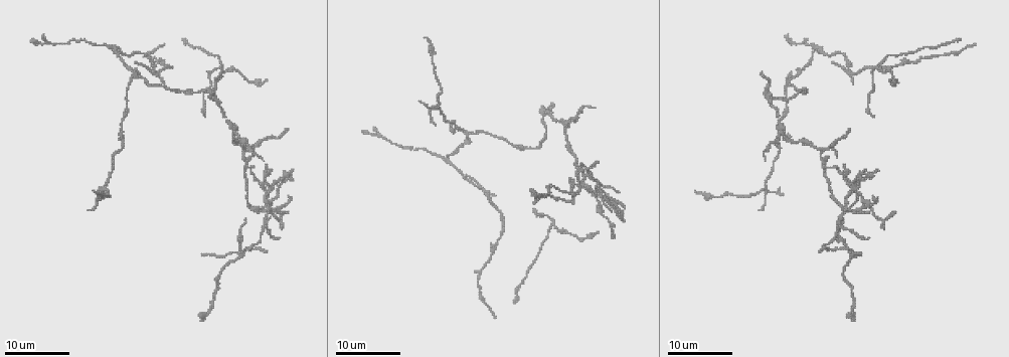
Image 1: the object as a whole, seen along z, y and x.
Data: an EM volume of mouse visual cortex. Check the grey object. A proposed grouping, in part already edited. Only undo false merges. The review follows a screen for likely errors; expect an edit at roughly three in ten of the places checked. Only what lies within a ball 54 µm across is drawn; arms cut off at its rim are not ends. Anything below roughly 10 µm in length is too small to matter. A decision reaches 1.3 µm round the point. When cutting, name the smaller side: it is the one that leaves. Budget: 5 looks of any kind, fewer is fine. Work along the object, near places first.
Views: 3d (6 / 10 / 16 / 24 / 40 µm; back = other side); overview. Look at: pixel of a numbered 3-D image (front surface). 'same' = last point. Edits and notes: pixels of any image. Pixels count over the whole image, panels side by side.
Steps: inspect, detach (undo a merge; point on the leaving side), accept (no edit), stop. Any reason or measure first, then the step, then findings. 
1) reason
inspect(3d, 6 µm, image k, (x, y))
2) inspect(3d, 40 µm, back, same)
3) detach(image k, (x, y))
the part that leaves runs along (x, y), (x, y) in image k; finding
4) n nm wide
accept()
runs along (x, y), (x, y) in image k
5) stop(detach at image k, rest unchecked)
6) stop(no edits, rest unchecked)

a fork
inspect(3d, 24 µm, image 1, (468, 134))

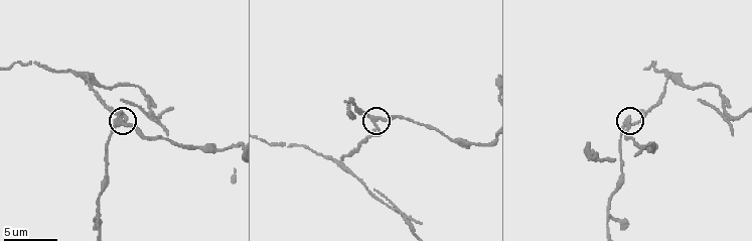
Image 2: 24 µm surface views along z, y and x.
inspect(3d, 10 µm, image 2, (120, 122))

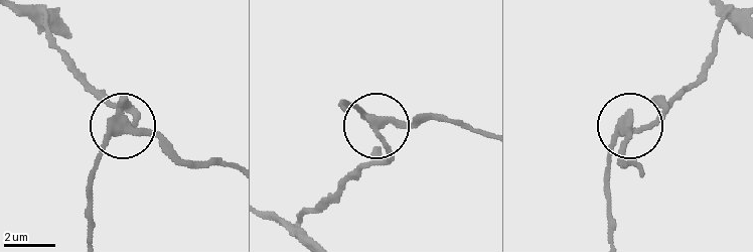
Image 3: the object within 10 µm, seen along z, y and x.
detach(image 3, (98, 154))
the part that leaves runs along (115, 129), (90, 192), (90, 231) in image 3; two neurons meet here

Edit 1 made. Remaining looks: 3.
side arm on a straight run
inspect(3d, 10 µm, image 2, (87, 74))

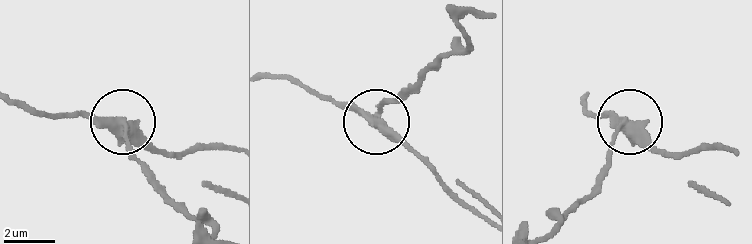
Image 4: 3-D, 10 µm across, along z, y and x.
3 arms
detach(image 4, (138, 143))
the part that leaves runs along (113, 122), (175, 154), (228, 148) in image 4; two neurons meet here

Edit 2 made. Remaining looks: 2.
inspect(overview)

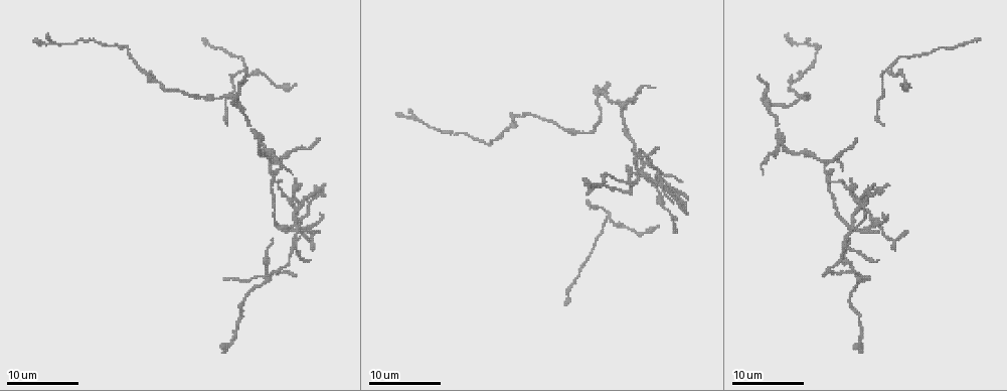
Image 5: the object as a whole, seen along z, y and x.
a fork
inspect(3d, 10 µm, image 5, (275, 183))

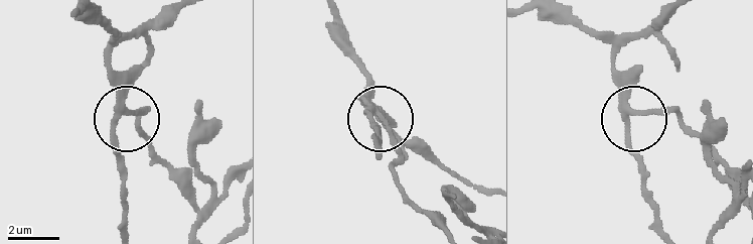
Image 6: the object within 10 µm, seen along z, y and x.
accept()
runs along (333, 11), (335, 43), (363, 77), (390, 135), (398, 185) in image 6; continuous, no second neuron

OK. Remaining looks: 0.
stop(detach at image 3, detach at image 4, rest unchecked)

